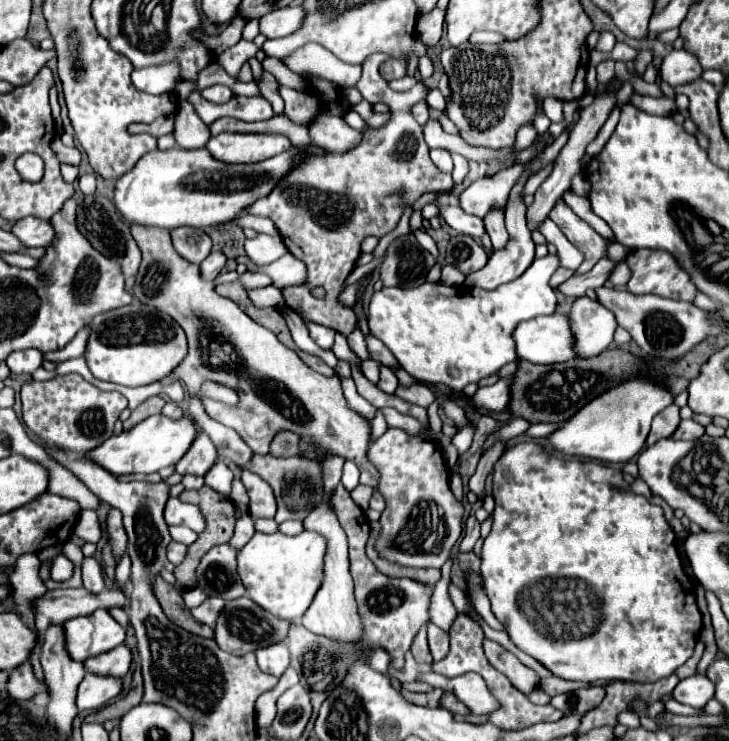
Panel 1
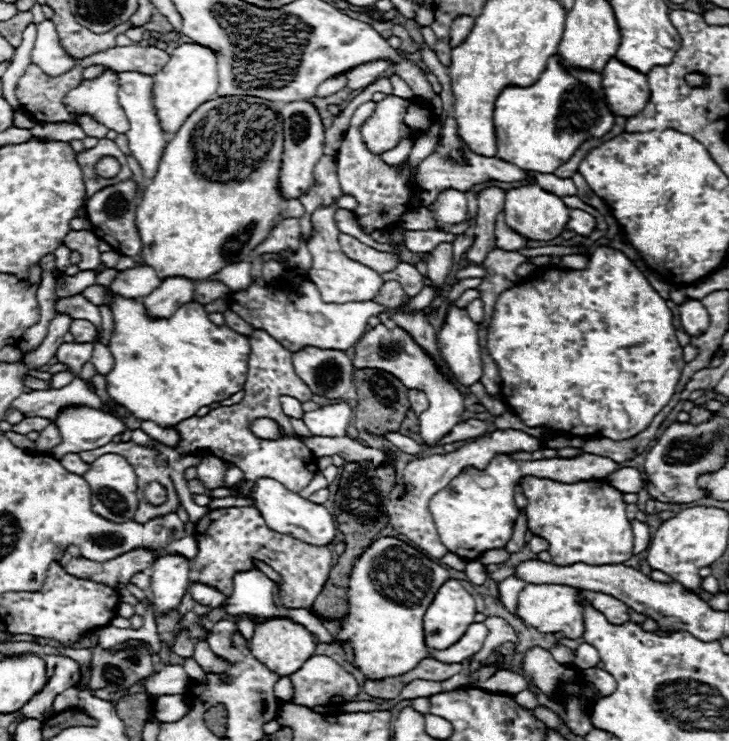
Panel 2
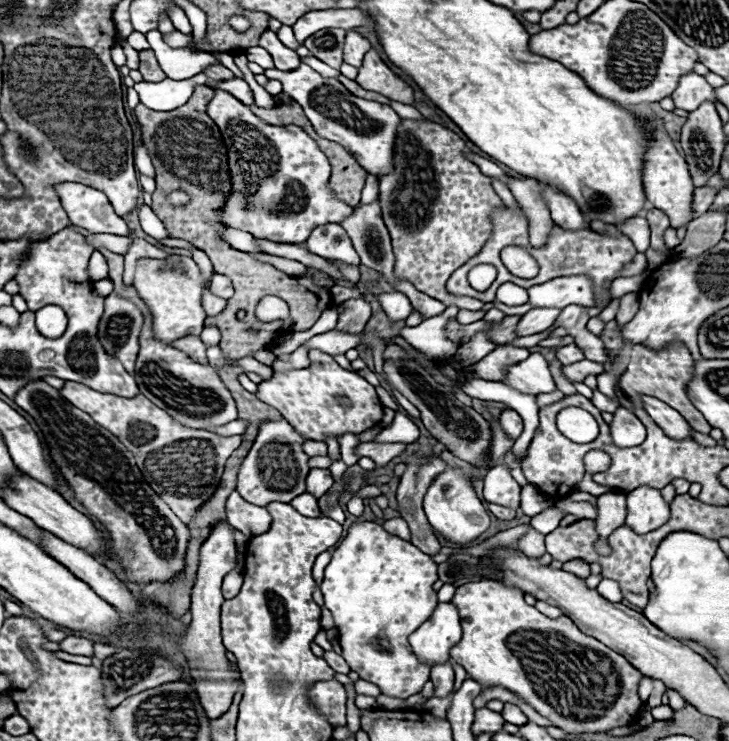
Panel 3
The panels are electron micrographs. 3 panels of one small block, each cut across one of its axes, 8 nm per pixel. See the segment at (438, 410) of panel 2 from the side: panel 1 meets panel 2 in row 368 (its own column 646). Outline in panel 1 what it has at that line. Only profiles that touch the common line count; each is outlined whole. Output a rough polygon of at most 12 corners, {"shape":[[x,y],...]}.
{"shape":[[636,378],[586,404],[548,436],[552,448],[610,464],[642,452],[672,402]]}

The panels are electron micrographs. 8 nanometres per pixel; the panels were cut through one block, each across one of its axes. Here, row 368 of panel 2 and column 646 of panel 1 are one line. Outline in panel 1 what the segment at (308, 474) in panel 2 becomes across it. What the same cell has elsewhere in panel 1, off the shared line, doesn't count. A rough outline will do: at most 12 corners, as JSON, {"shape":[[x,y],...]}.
{"shape":[[664,250],[626,256],[632,294],[694,302],[690,274]]}

